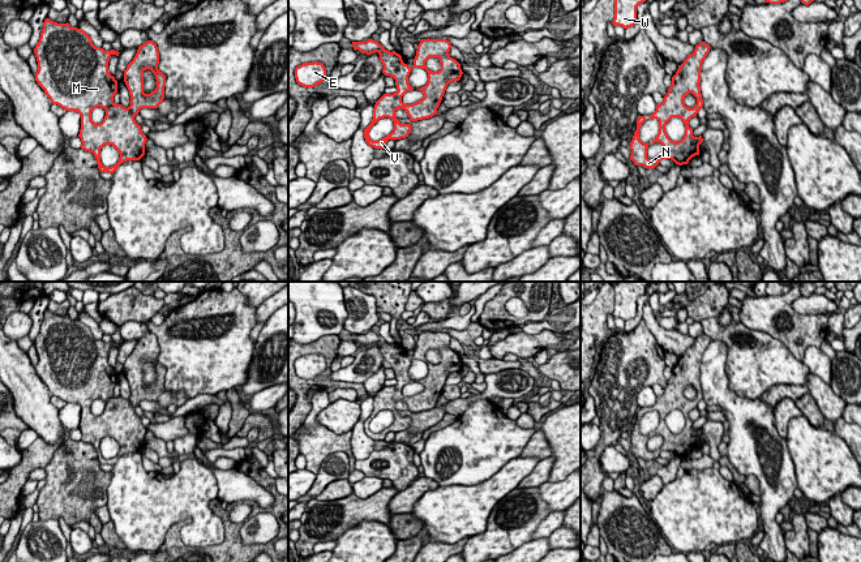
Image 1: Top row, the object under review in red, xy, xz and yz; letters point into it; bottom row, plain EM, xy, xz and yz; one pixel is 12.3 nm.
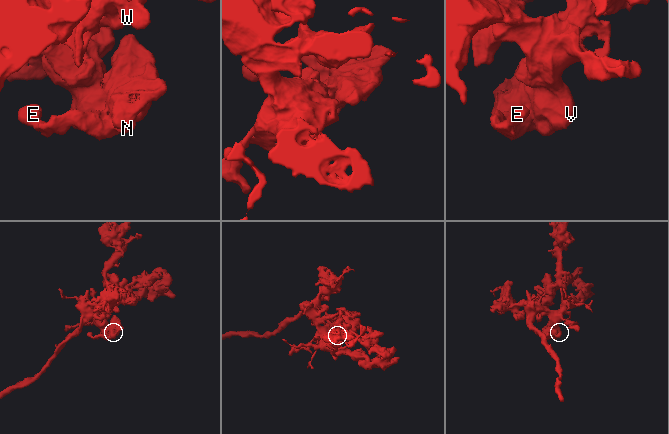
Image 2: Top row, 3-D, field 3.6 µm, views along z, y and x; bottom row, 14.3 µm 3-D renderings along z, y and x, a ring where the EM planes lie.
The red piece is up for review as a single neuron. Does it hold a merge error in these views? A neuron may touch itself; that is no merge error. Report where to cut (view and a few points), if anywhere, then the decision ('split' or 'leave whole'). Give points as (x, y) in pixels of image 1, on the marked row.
no cut | leave whole

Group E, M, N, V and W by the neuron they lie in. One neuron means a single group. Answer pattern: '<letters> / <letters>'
E M N V W

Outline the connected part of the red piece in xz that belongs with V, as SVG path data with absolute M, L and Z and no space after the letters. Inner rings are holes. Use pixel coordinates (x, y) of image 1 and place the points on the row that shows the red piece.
M368 39L367 42L352 42L354 50L361 53L380 55L384 65L382 73L395 80L397 93L384 94L374 104L373 119L364 129L365 142L374 149L384 149L389 140L400 140L408 137L411 133L411 124L400 124L395 116L395 111L402 108L407 112L411 121L429 119L437 115L437 108L442 100L447 85L453 81L459 81L463 72L461 64L449 55L451 44L446 39L421 39L417 46L414 67L403 63L402 56L395 51L385 50L378 42ZM429 57L437 57L441 63L438 72L432 72L427 68L425 61ZM414 68L425 69L428 73L428 82L425 86L417 89L424 94L424 98L412 104L404 104L402 96L414 90L408 83L408 76ZM384 117L394 121L394 129L390 134L380 141L373 141L369 137L372 126Z

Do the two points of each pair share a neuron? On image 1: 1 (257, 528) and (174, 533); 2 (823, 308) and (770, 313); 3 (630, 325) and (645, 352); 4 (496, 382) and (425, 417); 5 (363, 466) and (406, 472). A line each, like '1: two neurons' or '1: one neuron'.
1: two neurons
2: two neurons
3: two neurons
4: one neuron
5: one neuron

